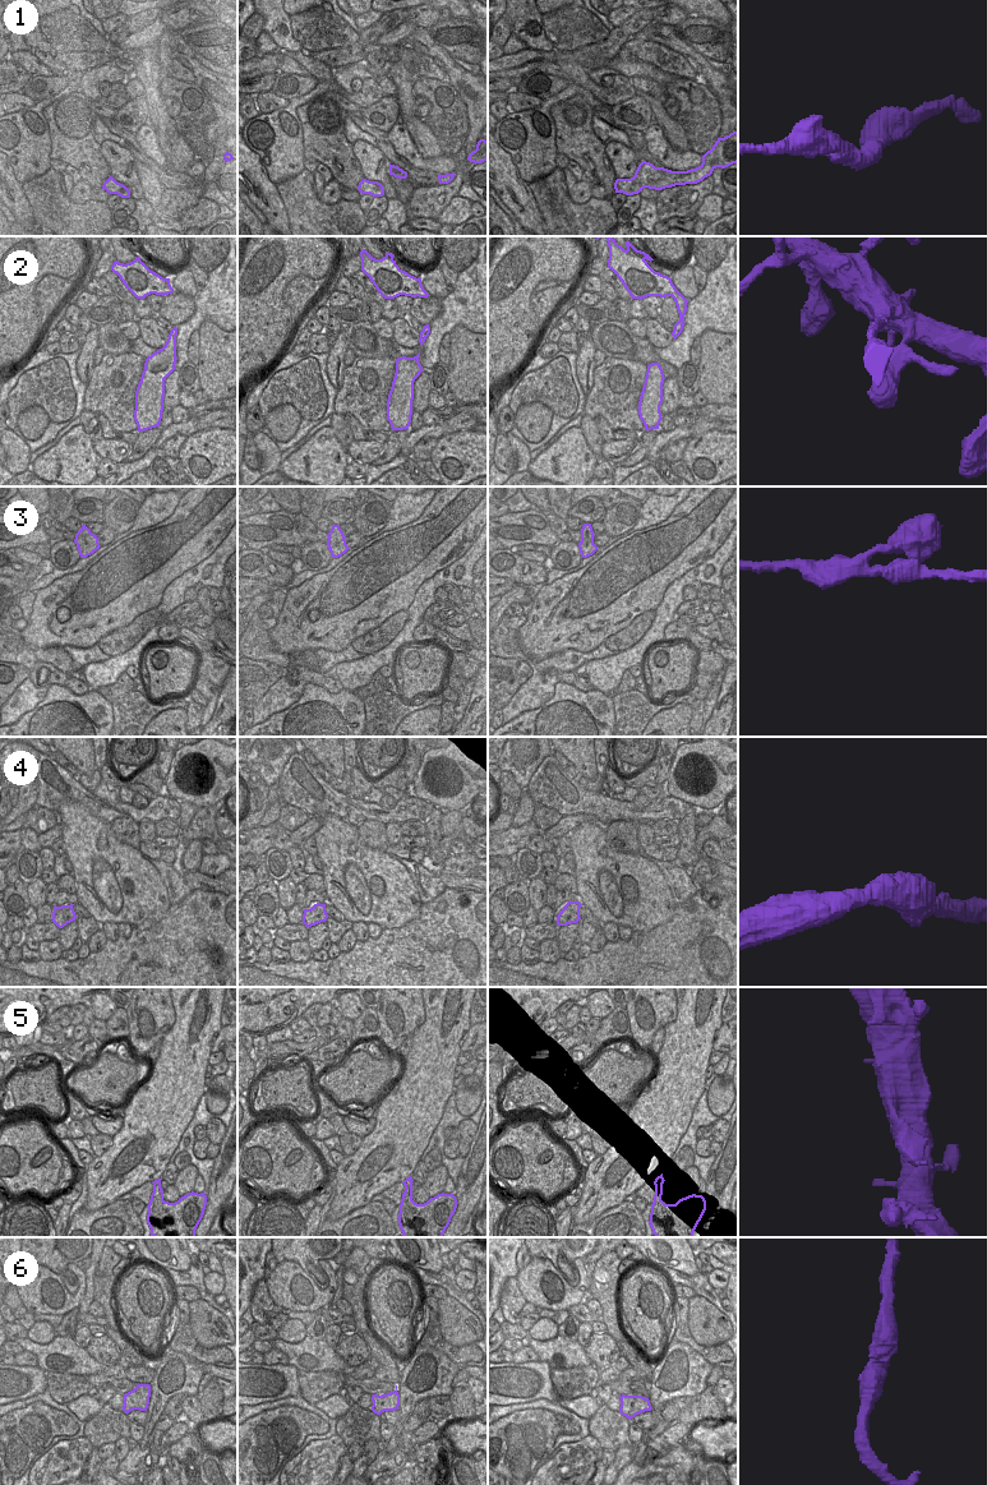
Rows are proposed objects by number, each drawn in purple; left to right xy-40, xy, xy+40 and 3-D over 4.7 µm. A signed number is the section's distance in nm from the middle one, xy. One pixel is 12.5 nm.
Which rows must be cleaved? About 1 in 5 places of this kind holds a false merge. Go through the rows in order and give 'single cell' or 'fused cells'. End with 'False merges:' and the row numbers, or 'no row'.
1: single cell
2: single cell
3: single cell
4: single cell
5: single cell
6: single cell
False merges: no row

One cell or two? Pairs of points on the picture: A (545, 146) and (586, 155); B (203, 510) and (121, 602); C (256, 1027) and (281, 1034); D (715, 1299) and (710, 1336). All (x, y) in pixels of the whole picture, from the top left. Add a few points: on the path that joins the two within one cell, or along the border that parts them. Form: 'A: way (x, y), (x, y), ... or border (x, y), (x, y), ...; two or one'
A: border (552, 119), (556, 150), (558, 152); two
B: way (179, 534), (158, 554), (151, 556), (129, 577); one
C: border (287, 1025), (266, 1036); two
D: border (696, 1294), (710, 1301), (724, 1315); two

